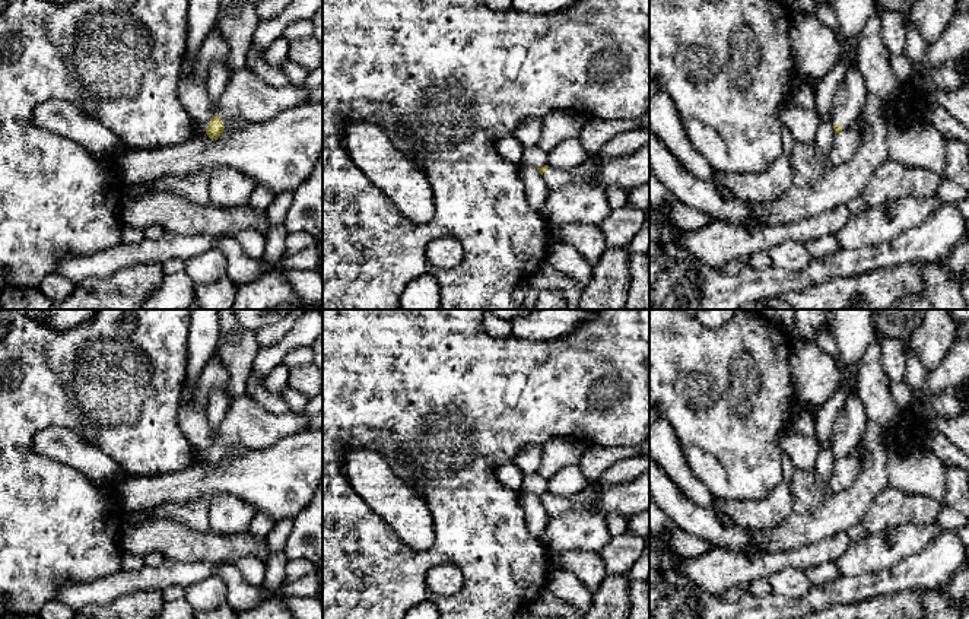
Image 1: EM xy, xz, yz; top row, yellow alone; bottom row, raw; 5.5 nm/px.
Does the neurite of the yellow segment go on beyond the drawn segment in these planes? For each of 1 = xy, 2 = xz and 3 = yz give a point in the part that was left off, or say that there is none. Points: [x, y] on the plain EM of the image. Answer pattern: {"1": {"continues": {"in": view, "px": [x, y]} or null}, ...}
{"1": {"continues": {"in": "xy", "px": [247, 424]}}, "2": {"continues": {"in": "xz", "px": [585, 500]}}, "3": {"continues": {"in": "yz", "px": [850, 427]}}}

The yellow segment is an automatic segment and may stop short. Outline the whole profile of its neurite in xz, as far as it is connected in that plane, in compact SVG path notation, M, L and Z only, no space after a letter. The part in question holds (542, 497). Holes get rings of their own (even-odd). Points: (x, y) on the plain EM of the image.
M590 483L584 491L569 496L549 492L540 493L537 496L550 518L569 511L592 511L601 514L597 505L598 492L595 489L595 483Z

